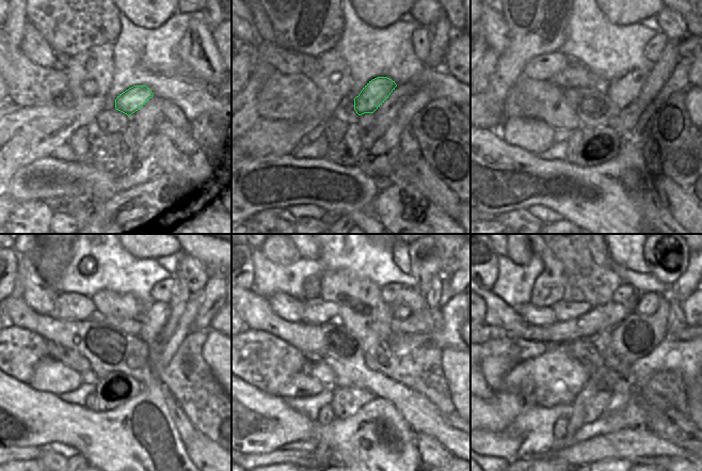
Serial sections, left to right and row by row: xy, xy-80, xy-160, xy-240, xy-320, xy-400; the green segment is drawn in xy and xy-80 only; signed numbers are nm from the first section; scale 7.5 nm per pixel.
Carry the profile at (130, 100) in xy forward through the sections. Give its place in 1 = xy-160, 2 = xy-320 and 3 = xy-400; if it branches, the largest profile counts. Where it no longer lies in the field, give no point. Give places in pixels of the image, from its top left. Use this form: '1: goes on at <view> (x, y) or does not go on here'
1: goes on at xy-160 (622, 92)
2: goes on at xy-320 (403, 311)
3: goes on at xy-400 (648, 302)

